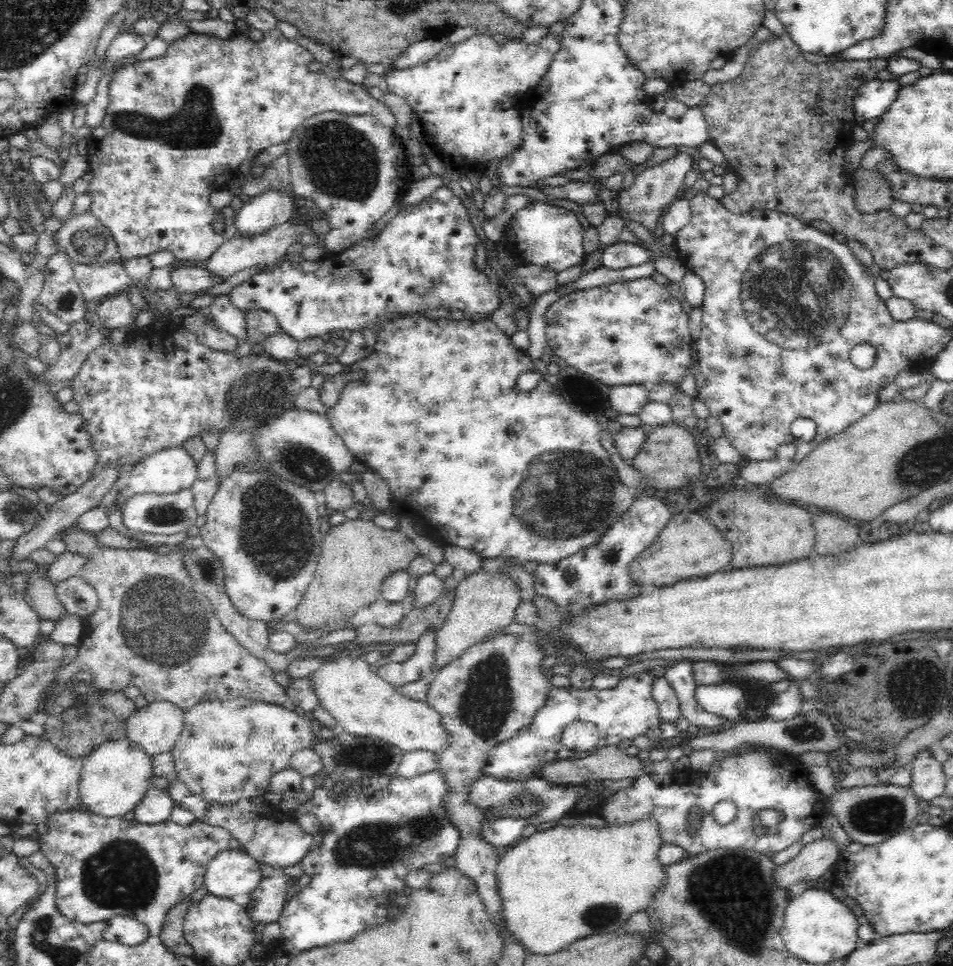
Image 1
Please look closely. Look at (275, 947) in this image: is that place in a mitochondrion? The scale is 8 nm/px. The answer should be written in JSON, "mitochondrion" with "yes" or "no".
{"mitochondrion":"no"}

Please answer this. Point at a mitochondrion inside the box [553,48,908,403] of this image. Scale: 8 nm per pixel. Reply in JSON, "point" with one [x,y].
{"point":[801,294]}

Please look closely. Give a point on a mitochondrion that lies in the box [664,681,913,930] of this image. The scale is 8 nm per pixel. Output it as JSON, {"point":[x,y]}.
{"point":[880,815]}

